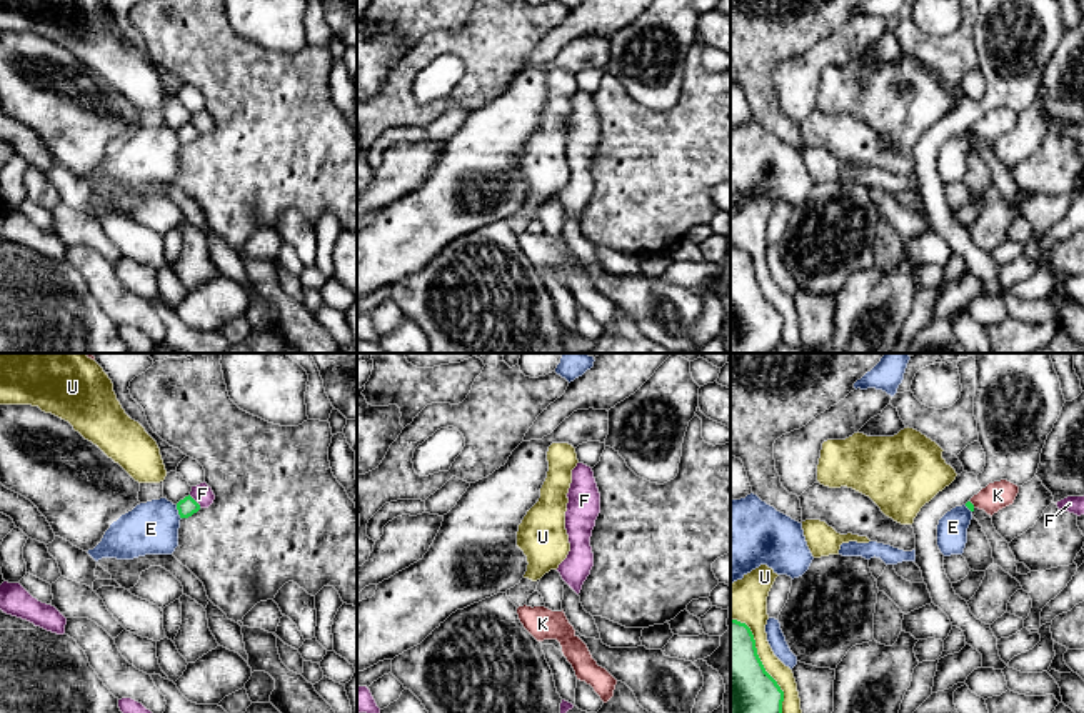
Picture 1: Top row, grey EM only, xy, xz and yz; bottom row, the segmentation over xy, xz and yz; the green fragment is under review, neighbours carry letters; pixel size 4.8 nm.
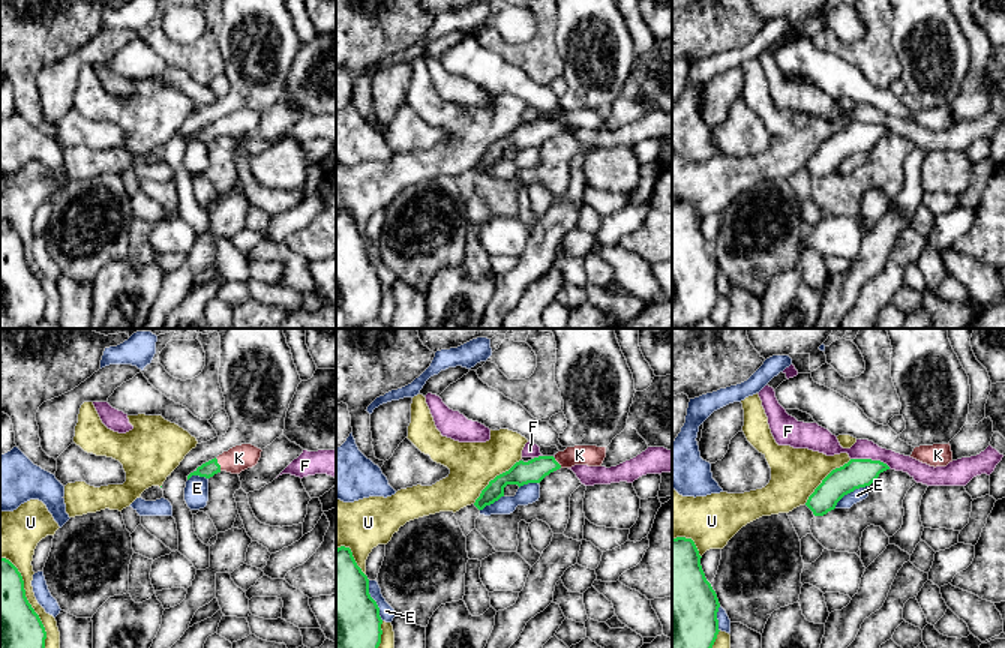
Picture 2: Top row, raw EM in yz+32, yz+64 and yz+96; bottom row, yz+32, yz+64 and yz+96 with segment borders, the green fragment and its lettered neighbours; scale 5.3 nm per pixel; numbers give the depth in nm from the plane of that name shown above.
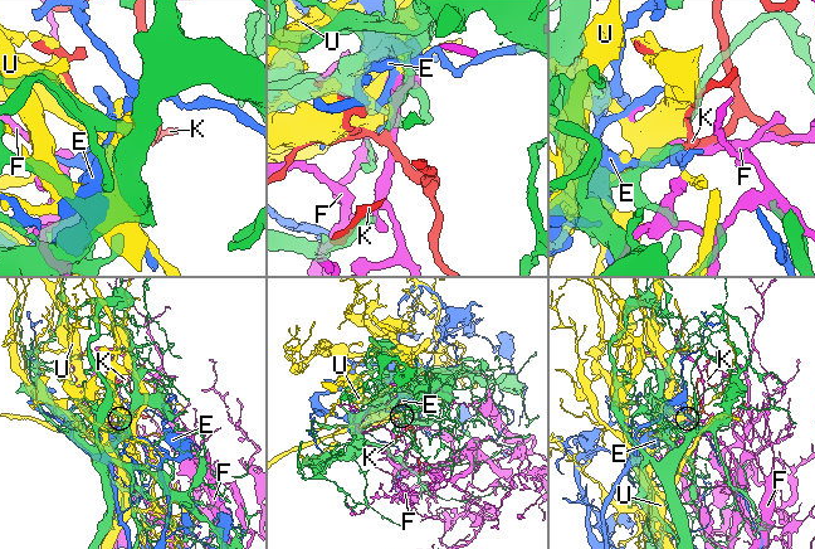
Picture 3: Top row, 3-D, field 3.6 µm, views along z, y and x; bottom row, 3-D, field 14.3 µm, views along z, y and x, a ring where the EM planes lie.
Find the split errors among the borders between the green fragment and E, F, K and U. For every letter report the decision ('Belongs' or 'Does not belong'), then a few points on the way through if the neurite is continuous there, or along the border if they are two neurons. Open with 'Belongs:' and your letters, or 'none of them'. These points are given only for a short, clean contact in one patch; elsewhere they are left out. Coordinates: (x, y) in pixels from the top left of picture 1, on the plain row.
Belongs: K
E: Does not belong
F: Does not belong
K: Belongs. Path across: yz (969, 132), (973, 132), (998, 122)
U: Does not belong

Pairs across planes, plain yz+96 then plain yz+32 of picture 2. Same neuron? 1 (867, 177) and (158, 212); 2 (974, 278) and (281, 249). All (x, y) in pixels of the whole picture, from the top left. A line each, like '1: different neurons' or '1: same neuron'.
1: different neurons
2: same neuron

